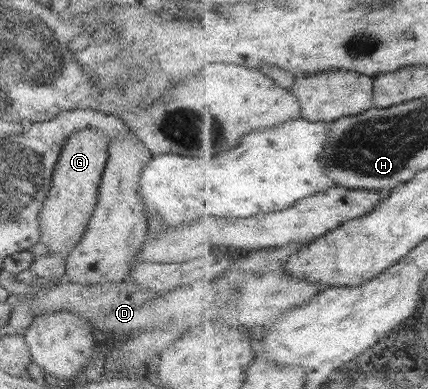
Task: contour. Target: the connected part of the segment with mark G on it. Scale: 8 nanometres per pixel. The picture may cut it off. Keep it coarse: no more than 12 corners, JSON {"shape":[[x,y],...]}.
{"shape":[[108,138],[64,140],[38,216],[37,243],[67,254],[98,201]]}

